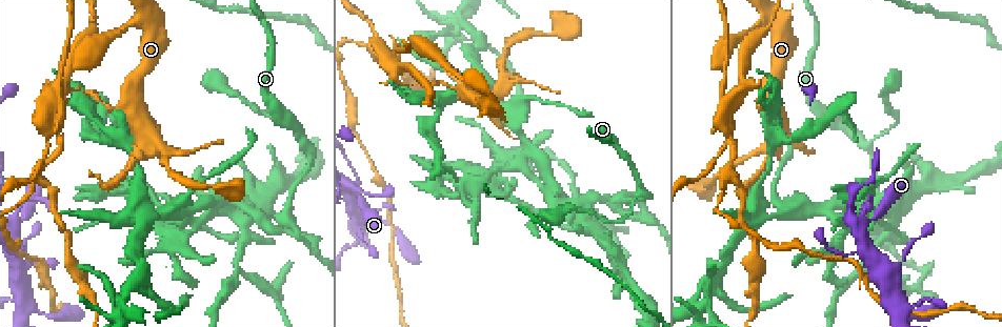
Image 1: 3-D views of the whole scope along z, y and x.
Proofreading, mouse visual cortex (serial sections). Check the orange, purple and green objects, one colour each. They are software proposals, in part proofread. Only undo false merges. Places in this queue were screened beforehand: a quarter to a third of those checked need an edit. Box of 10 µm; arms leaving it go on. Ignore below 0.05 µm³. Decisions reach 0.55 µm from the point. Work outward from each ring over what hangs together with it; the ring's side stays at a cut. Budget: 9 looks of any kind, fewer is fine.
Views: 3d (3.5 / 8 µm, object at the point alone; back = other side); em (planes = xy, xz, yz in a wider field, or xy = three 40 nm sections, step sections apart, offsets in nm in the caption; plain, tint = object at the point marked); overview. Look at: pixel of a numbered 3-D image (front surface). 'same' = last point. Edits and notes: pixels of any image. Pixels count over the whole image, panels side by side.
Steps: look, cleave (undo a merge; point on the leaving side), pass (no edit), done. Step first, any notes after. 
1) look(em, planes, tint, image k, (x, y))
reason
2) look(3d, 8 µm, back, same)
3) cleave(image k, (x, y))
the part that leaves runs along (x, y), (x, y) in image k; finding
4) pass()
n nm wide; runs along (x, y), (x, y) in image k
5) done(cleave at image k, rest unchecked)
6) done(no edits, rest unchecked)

look(3d, 8 µm, image 1, (358, 196))
two arms in line, one across

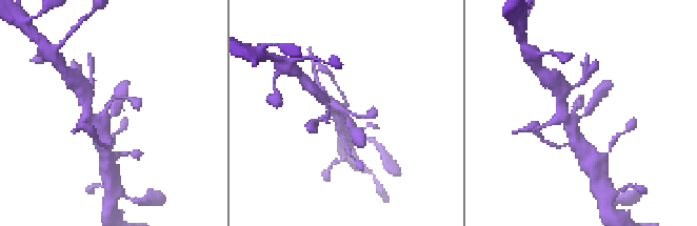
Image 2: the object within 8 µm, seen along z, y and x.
look(3d, 3.5 µm, same)
closer look

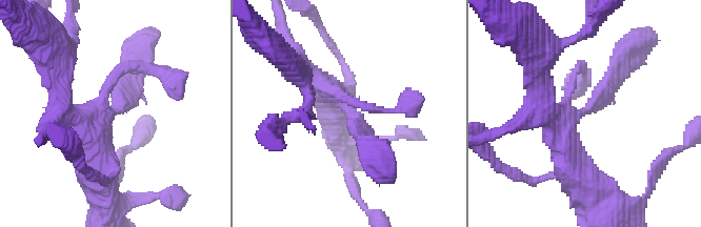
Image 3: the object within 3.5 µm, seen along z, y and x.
look(em, xy, step 1, tint, image 3, (111, 112))

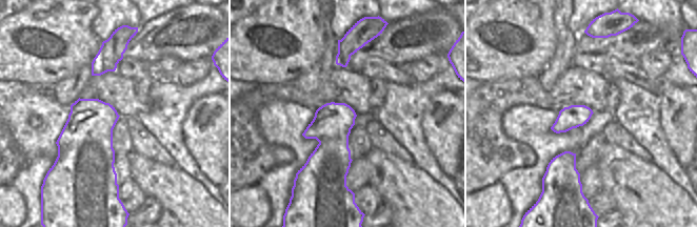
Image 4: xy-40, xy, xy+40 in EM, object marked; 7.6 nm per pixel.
pass()
runs along (624, 61), (562, 128), (567, 161) in image 3; all the same cell

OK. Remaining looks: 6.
look(3d, 3.5 µm, image 1, (896, 305))
four arms meet

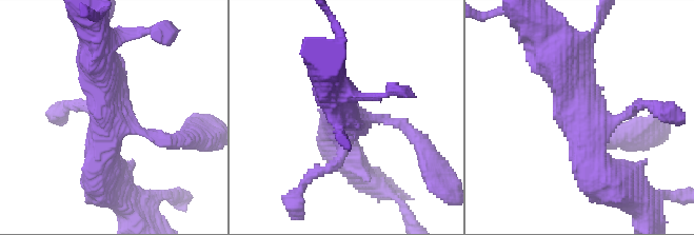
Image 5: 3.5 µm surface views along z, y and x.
look(em, xy, step 1, tint, image 5, (584, 116))
now the EM

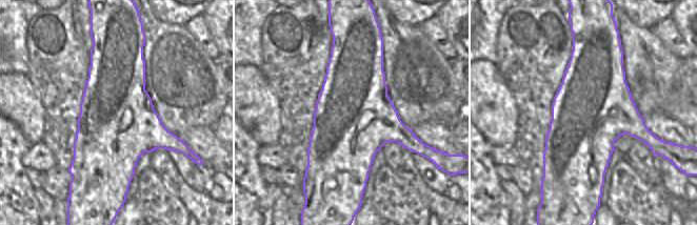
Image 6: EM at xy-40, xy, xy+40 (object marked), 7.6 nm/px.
pass()
runs along (96, 54), (106, 110), (174, 138) in image 5; continuous, no second cell

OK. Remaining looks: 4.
look(em, xy, step 5, tint, image 1, (53, 86))
four arms meet

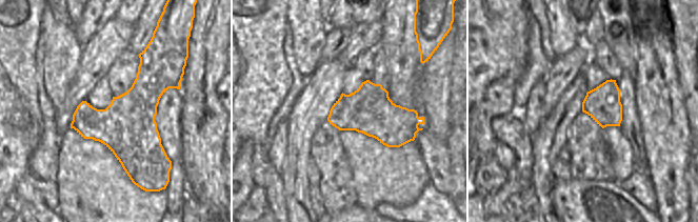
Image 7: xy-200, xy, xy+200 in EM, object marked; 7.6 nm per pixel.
look(3d, 3.5 µm, same)

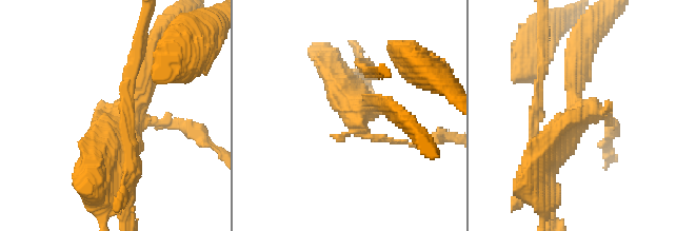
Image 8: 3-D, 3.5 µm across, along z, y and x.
cleave(image 8, (135, 103))
the part that leaves runs along (127, 112), (111, 124), (92, 170) in image 8; two cells meet here

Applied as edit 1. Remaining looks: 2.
look(3d, 3.5 µm, image 1, (157, 143))
three-way junction

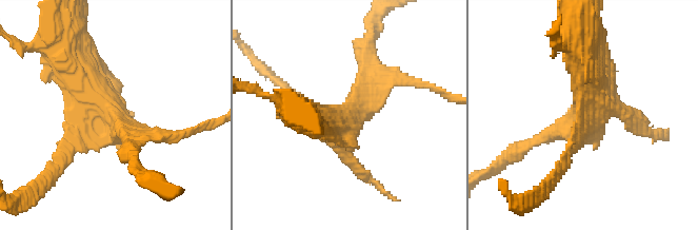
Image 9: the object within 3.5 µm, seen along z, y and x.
look(em, xy, step 3, tint, image 9, (113, 118))

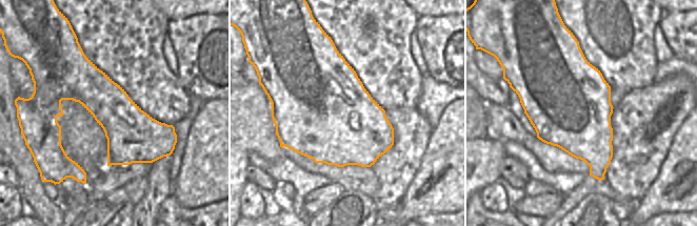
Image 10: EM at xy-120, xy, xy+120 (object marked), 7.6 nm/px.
pass()
runs along (64, 45), (74, 75), (128, 136) in image 9; continuous, no second cell

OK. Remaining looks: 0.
done(cleave at image 8, rest unchecked)

